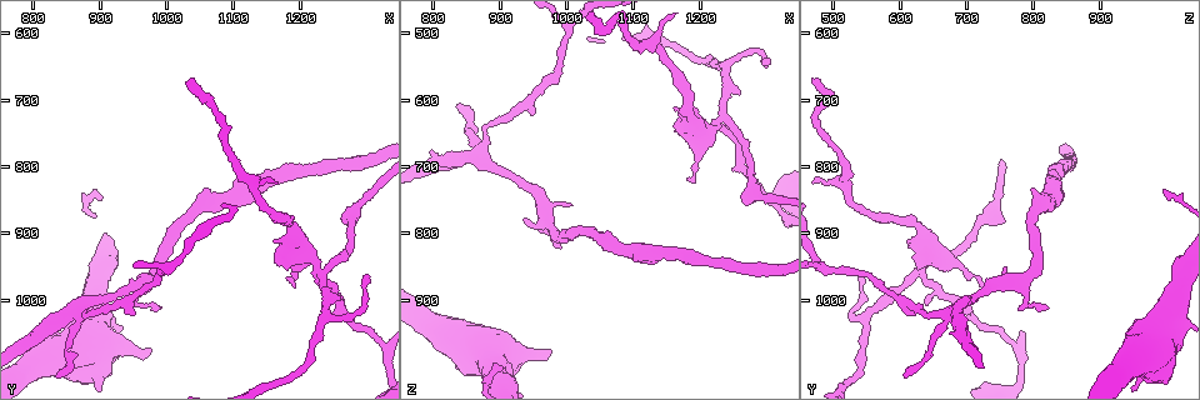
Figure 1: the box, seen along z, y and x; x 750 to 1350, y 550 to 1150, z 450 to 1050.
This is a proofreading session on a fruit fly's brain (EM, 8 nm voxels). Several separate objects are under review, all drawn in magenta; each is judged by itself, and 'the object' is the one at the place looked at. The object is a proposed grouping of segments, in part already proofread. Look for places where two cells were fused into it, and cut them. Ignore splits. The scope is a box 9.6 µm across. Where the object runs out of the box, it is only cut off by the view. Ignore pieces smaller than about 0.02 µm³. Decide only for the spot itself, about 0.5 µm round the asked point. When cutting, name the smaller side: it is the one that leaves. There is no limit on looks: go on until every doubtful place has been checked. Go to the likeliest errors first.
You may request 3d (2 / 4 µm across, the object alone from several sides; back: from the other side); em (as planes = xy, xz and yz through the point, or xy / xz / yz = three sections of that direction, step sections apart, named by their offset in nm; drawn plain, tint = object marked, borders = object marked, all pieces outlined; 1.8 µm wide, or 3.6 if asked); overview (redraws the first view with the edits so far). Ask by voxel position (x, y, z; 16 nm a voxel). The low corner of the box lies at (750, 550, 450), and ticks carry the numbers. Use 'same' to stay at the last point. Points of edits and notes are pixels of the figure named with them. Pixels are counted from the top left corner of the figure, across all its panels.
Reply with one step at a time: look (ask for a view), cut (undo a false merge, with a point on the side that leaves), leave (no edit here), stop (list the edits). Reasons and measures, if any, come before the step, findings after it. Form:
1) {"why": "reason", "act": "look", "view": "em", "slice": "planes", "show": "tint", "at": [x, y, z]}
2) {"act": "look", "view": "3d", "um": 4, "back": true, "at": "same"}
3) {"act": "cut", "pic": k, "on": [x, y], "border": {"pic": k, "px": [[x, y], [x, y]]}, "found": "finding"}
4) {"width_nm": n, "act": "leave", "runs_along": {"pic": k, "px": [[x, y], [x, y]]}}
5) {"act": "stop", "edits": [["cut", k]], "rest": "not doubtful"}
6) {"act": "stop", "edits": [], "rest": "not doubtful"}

{"why": "looks like a crossing", "act": "look", "view": "em", "slice": "xz", "step": 16, "show": "tint", "at": [1230, 960, 635]}

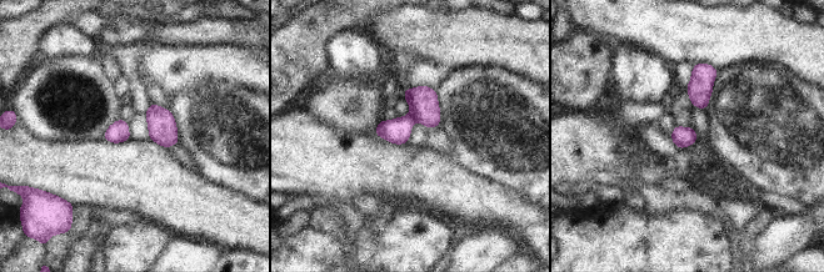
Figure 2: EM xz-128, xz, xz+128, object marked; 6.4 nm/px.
{"act": "look", "view": "em", "slice": "planes", "show": "borders", "at": "same"}

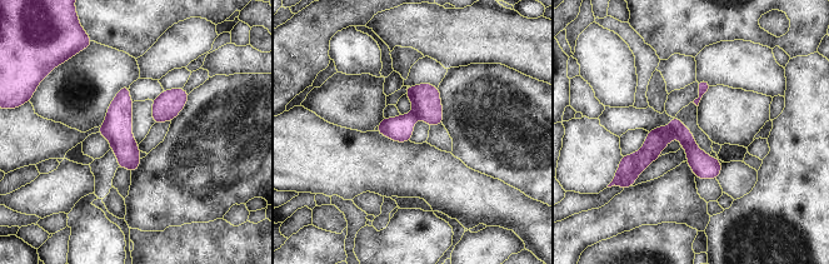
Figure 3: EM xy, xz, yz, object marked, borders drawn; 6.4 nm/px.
{"width_nm": 110, "act": "cut", "pic": 3, "on": [658, 139], "border": {"pic": 3, "px": [[669, 125], [675, 137]]}, "found": "a second cell is stuck on"}

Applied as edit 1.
{"why": "four arms meet", "act": "look", "view": "em", "slice": "xz", "step": 16, "show": "tint", "at": [880, 1010, 690]}

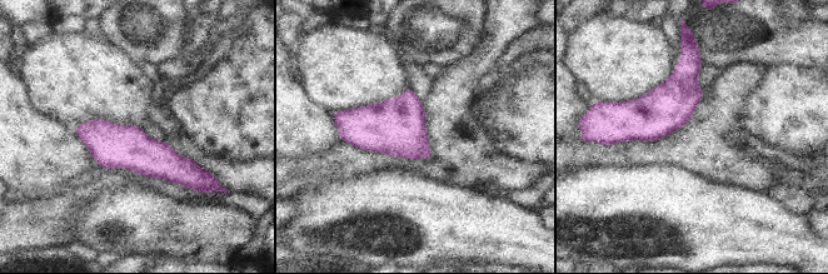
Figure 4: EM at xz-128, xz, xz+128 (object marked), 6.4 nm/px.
{"why": "cut it another way", "act": "look", "view": "em", "slice": "planes", "show": "tint", "at": "same"}

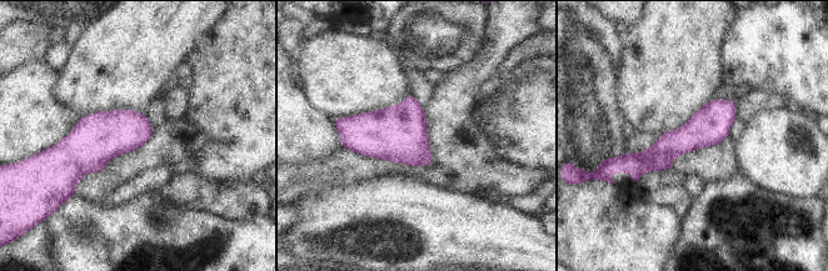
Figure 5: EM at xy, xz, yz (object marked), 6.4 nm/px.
{"width_nm": 240, "act": "leave", "runs_along": {"pic": 5, "px": [[733, 105], [656, 159], [624, 159]]}, "found": "one cell here"}

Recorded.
{"act": "look", "view": "3d", "um": 2, "at": [1000, 950, 490]}

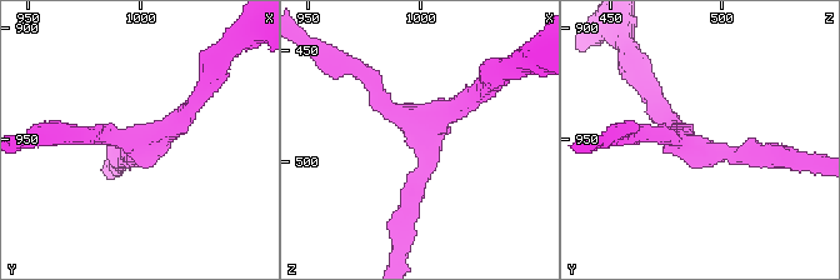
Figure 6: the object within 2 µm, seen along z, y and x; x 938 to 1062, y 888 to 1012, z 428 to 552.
{"arms": 3, "arm_widths_nm": [160, 170, 190], "why": "shape alone is not enough", "act": "look", "view": "em", "slice": "planes", "show": "tint", "at": [1004, 953, 487]}

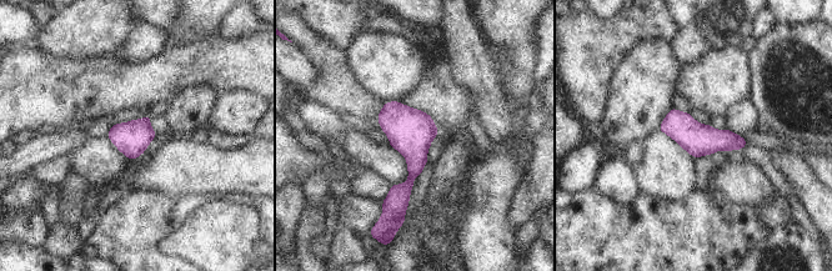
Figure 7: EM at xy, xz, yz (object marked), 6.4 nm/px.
{"act": "leave", "runs_along": {"pic": 7, "px": [[662, 128], [742, 142]]}, "found": "continuous, no second cell"}

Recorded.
{"why": "arms part here", "act": "look", "view": "3d", "um": 4, "at": [975, 970, 785]}

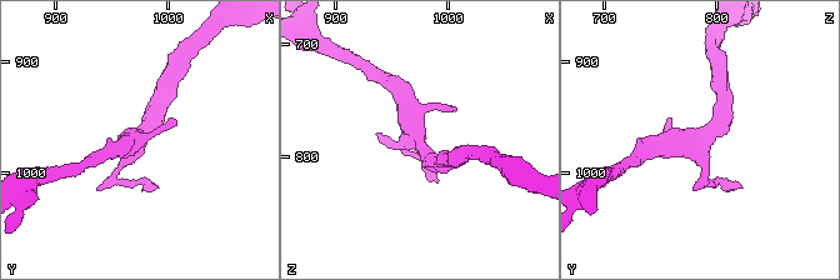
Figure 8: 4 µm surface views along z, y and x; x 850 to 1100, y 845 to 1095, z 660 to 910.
{"why": "need the tissue", "act": "look", "view": "em", "slice": "xz", "step": 8, "show": "tint", "at": [972, 970, 784]}

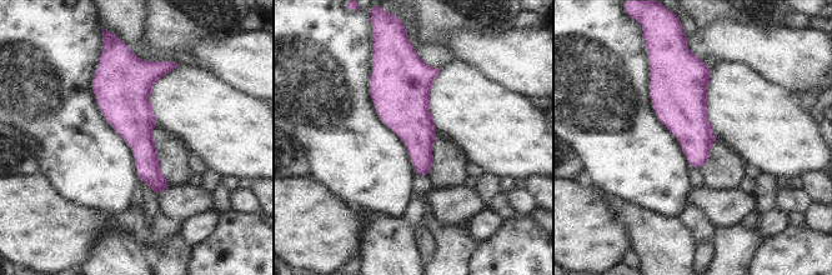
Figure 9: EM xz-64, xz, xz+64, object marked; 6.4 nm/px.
{"act": "look", "view": "em", "slice": "planes", "show": "borders", "at": "same"}

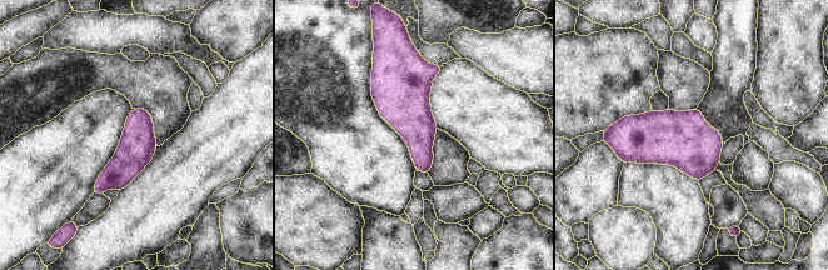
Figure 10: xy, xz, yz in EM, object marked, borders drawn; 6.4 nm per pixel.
{"act": "leave", "found": "continuous, no second cell"}

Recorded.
{"why": "abrupt turn", "act": "look", "view": "em", "um": 3.6, "slice": "xy", "step": 8, "show": "tint", "at": [1210, 925, 650]}

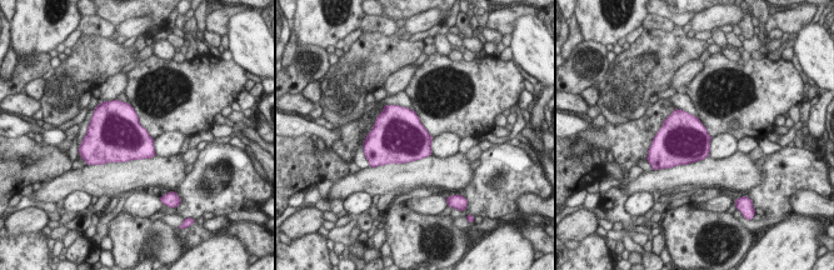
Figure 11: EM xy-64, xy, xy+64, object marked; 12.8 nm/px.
{"why": "another direction", "act": "look", "view": "em", "um": 3.6, "slice": "planes", "show": "tint", "at": "same"}

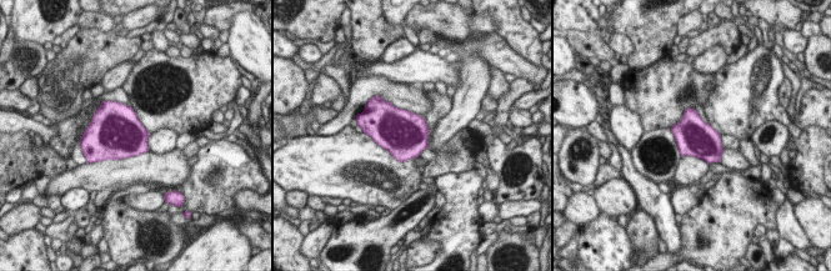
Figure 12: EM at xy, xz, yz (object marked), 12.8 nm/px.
{"act": "leave", "found": "all the same cell"}

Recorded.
{"act": "stop", "edits": [["cut", 3]], "rest": "not doubtful"}

